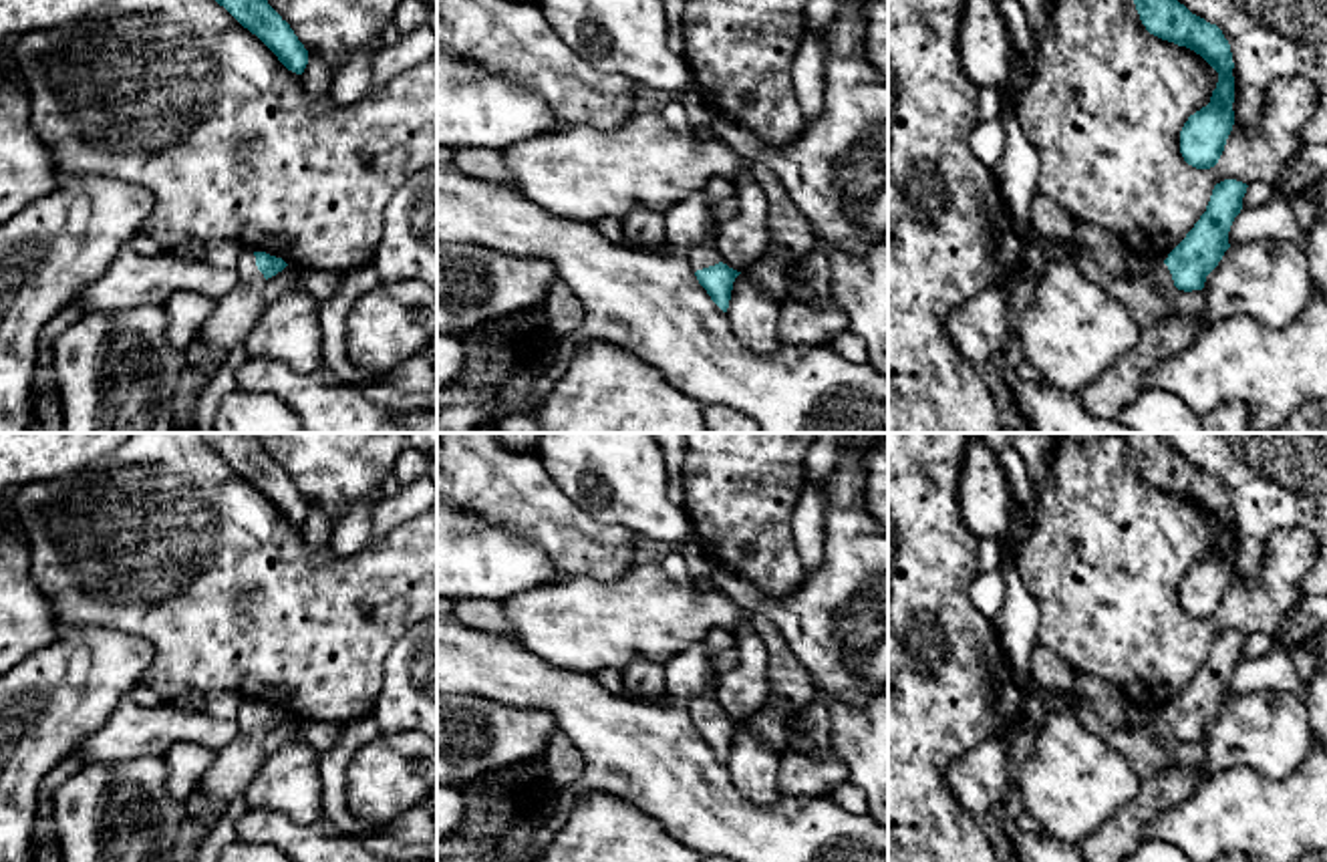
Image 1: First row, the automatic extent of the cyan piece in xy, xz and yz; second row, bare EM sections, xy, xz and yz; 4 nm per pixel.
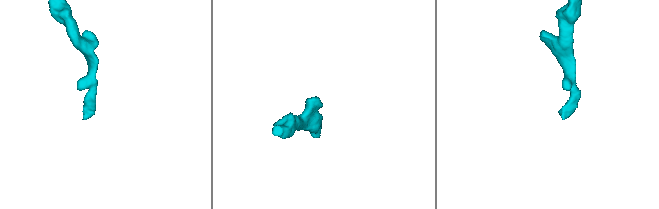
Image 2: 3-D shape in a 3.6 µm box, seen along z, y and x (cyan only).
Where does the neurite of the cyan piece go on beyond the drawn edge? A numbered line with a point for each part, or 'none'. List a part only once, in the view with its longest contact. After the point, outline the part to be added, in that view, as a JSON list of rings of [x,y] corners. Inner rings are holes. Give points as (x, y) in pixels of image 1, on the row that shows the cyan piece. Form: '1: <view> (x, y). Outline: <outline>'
1: xy (234, 317). Outline: [[[252,250],[242,252],[238,274],[238,286],[215,302],[199,328],[197,340],[213,352],[230,352],[242,344],[266,310],[262,290],[268,280],[258,270]]]

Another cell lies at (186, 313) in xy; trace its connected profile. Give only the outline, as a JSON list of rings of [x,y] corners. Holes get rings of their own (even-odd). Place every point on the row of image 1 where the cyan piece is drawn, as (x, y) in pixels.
[[[175,292],[163,304],[167,314],[167,344],[183,352],[197,340],[199,328],[213,312],[215,302],[195,292]]]

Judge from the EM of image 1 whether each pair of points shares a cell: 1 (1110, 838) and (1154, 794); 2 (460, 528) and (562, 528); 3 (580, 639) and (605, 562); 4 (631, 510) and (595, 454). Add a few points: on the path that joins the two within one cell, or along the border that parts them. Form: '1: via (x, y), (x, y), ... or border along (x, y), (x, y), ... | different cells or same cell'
1: via (1122, 828), (1144, 806) | same cell
2: border along (458, 508), (528, 538), (540, 548) | different cells
3: border along (635, 562), (617, 579), (562, 579) | different cells
4: via (631, 496), (631, 490), (609, 468) | same cell

